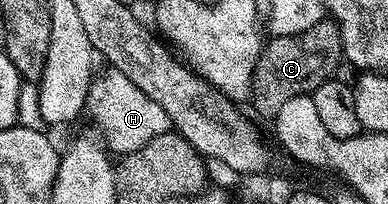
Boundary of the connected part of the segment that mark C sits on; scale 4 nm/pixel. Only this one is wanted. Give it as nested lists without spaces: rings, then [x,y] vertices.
[[[332,19],[319,21],[311,26],[311,30],[303,30],[303,34],[272,37],[262,47],[261,57],[255,66],[251,105],[253,104],[254,110],[261,116],[275,117],[283,107],[283,102],[296,96],[312,94],[324,80],[330,79],[336,73],[333,71],[340,64],[343,64],[341,35]]]

